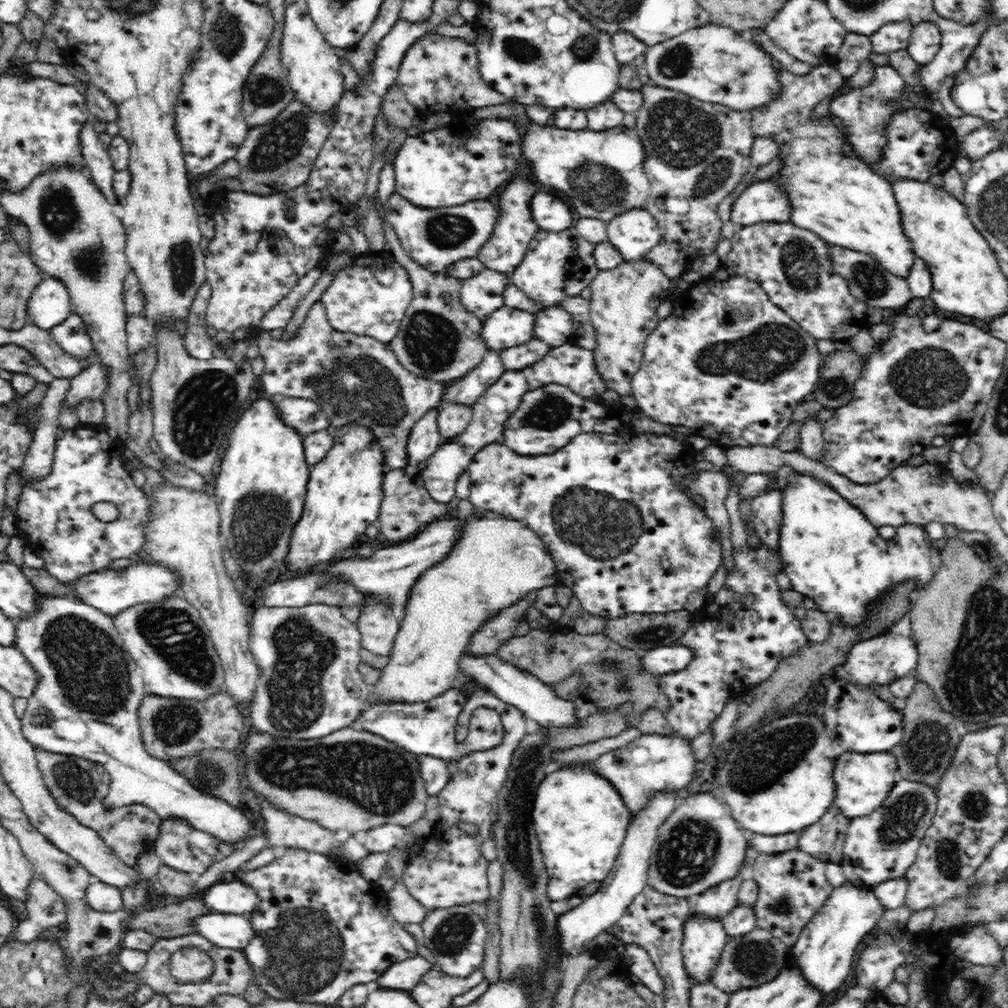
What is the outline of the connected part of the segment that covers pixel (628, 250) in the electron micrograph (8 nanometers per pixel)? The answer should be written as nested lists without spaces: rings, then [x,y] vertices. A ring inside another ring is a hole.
[[[632,209],[607,222],[607,241],[627,263],[646,258],[660,240],[660,227],[646,209]]]

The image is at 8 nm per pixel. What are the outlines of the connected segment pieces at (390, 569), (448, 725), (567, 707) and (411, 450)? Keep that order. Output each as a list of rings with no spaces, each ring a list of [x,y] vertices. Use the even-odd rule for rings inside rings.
[[[458,518],[431,522],[425,529],[416,533],[412,538],[400,542],[399,545],[378,549],[367,559],[336,560],[325,570],[332,573],[334,577],[350,581],[362,592],[385,596],[392,604],[404,609],[411,586],[419,580],[424,570],[436,564],[438,560],[442,560],[450,552],[452,544],[456,542],[458,528],[460,528],[458,522]]]
[[[448,688],[444,694],[430,698],[430,700],[422,700],[422,702],[406,702],[405,700],[386,700],[386,702],[372,701],[370,708],[361,712],[360,720],[363,726],[361,730],[371,732],[372,734],[381,736],[398,747],[416,755],[430,755],[434,758],[440,758],[445,761],[450,761],[452,758],[464,756],[468,749],[462,748],[462,744],[455,739],[455,728],[458,716],[462,712],[464,703],[467,697],[458,688]]]
[[[464,654],[460,659],[459,668],[466,677],[485,686],[486,690],[497,696],[506,704],[517,706],[530,719],[536,720],[542,727],[566,727],[576,724],[575,705],[573,701],[558,698],[554,693],[554,686],[547,685],[533,674],[521,671],[504,661],[500,661],[496,655],[474,657]]]
[[[432,409],[412,427],[406,446],[406,462],[416,466],[426,462],[442,445],[441,435],[436,425],[438,411]]]

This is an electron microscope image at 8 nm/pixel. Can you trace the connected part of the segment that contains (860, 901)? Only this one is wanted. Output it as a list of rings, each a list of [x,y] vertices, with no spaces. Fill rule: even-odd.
[[[848,882],[835,887],[792,947],[792,959],[796,960],[804,981],[820,994],[834,994],[840,990],[852,972],[852,962],[860,942],[874,930],[884,911],[872,888],[856,887]]]

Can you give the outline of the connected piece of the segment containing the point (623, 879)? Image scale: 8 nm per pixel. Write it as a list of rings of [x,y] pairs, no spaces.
[[[677,792],[654,796],[646,804],[646,808],[640,812],[640,816],[629,823],[628,834],[622,844],[620,856],[616,860],[612,872],[608,874],[608,878],[602,882],[596,892],[587,896],[576,908],[559,915],[558,929],[560,929],[564,958],[570,954],[588,950],[588,948],[584,948],[586,942],[590,942],[590,938],[594,938],[594,936],[602,935],[611,925],[618,923],[624,916],[626,906],[632,902],[632,898],[644,890],[648,878],[648,860],[653,845],[656,843],[656,830],[674,812],[676,798]]]

